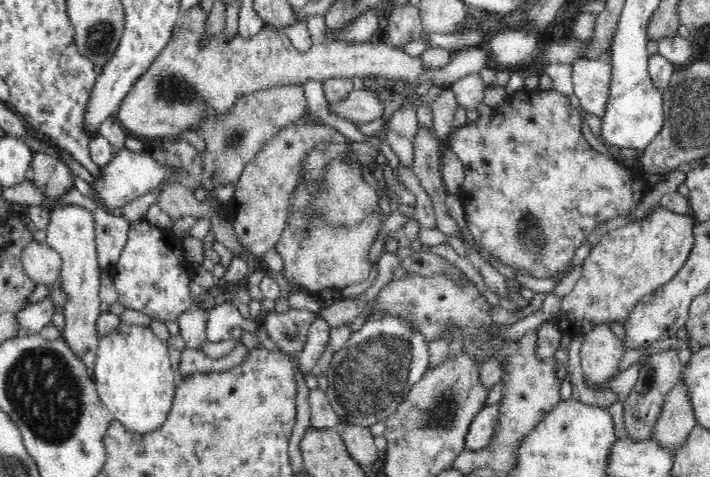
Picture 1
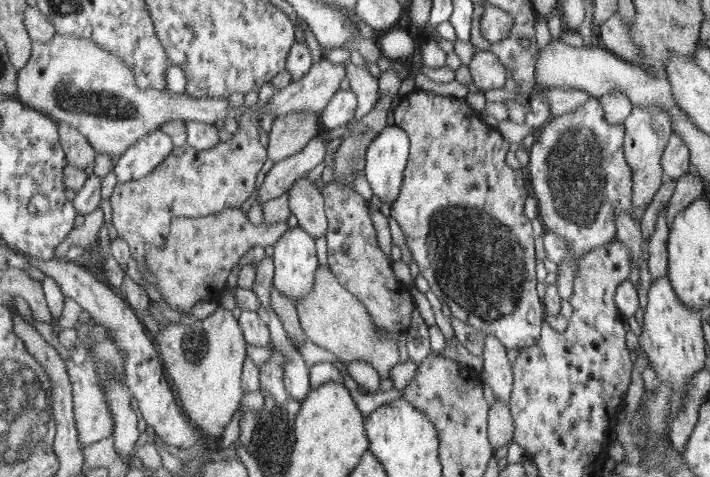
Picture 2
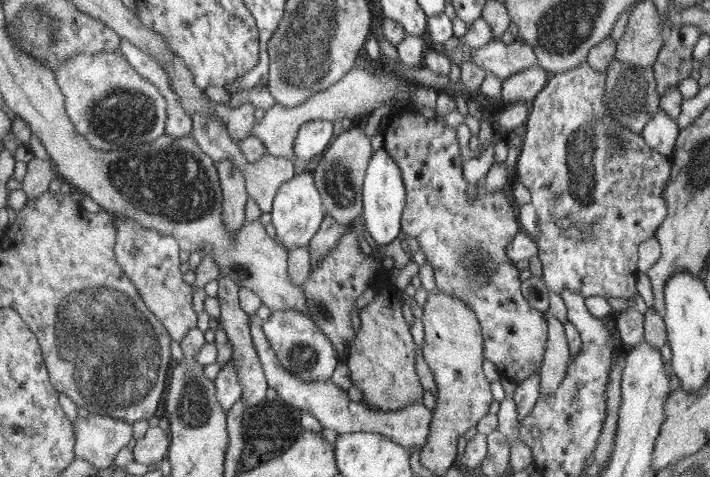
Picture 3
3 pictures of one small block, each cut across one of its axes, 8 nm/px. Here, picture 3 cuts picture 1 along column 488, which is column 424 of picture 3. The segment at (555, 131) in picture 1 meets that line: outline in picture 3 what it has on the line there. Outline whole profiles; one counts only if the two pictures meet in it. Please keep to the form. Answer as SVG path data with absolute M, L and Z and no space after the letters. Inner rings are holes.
M414 112L395 114L389 118L387 128L383 132L383 148L399 163L403 181L406 183L404 234L418 241L419 249L424 252L434 270L437 288L444 294L452 294L463 299L464 303L476 312L476 316L479 316L486 338L484 355L494 363L501 378L506 378L517 385L540 373L548 344L548 320L544 320L544 314L530 306L526 298L520 294L522 272L518 272L514 261L508 258L506 252L506 247L518 232L516 210L506 196L508 192L506 186L494 193L486 191L486 187L482 186L482 190L475 194L475 199L469 198L467 188L470 183L463 175L462 154L456 139L456 129L450 127L443 116L428 119Z

